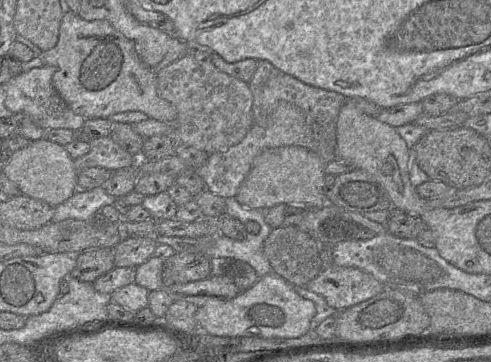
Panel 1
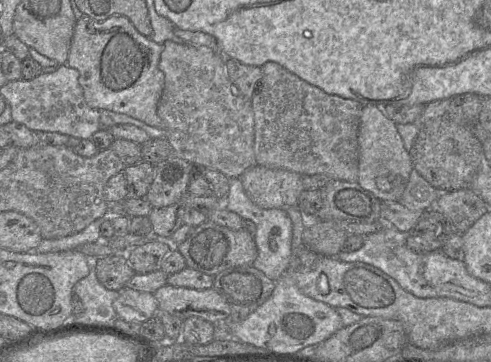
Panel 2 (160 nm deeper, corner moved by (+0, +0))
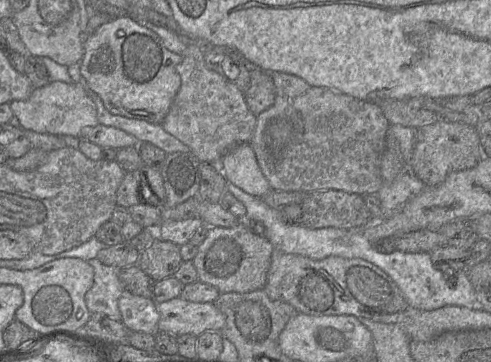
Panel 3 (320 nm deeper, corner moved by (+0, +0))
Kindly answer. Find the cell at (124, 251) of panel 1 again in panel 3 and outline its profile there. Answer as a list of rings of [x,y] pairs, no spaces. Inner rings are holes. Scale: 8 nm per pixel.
[[[157,236],[152,244],[140,253],[137,266],[153,281],[173,277],[183,262],[180,246]]]

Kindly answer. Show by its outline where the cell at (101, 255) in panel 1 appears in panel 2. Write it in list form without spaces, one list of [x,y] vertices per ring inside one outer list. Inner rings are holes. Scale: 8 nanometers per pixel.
[[[112,254],[95,261],[98,281],[107,289],[120,292],[136,274],[126,259],[126,254]]]

